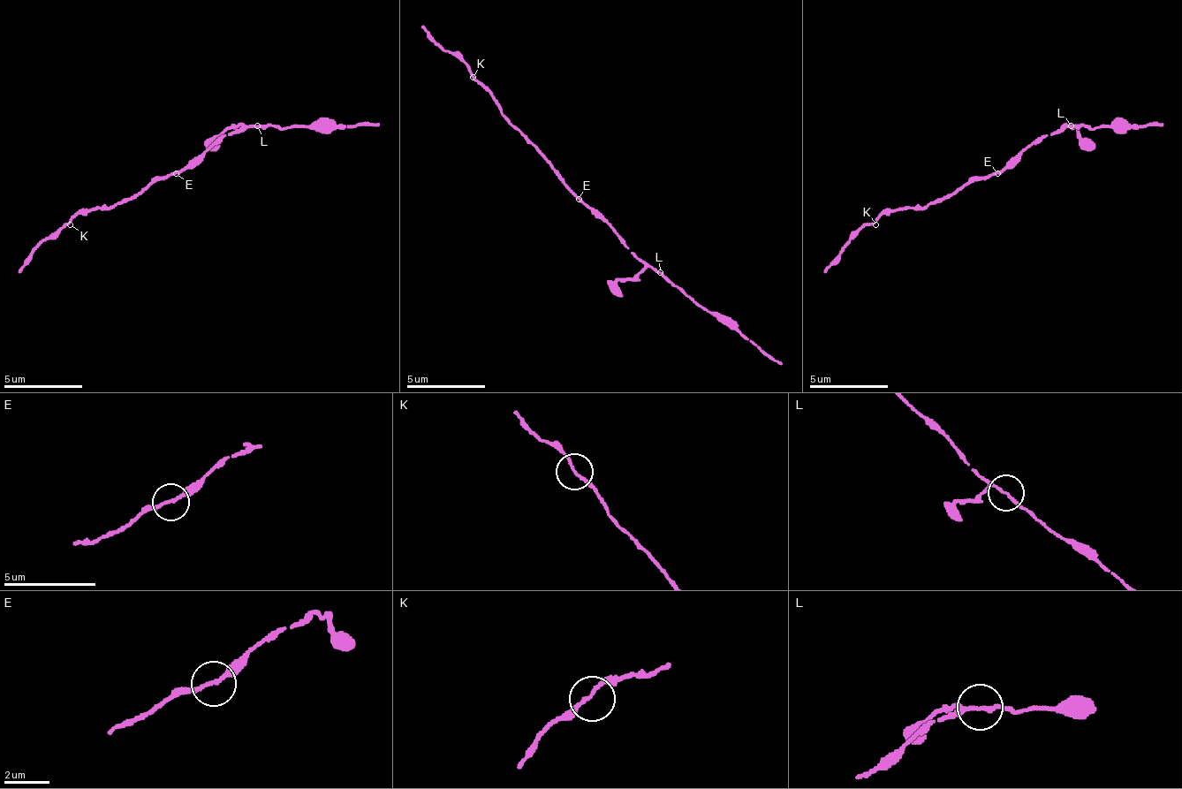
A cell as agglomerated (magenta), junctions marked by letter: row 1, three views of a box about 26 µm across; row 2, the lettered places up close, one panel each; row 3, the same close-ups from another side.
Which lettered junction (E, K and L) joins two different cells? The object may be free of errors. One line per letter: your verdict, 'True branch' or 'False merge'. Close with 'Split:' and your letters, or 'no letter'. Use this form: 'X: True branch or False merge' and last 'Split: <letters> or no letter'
E: True branch
K: True branch
L: True branch
Split: no letter

